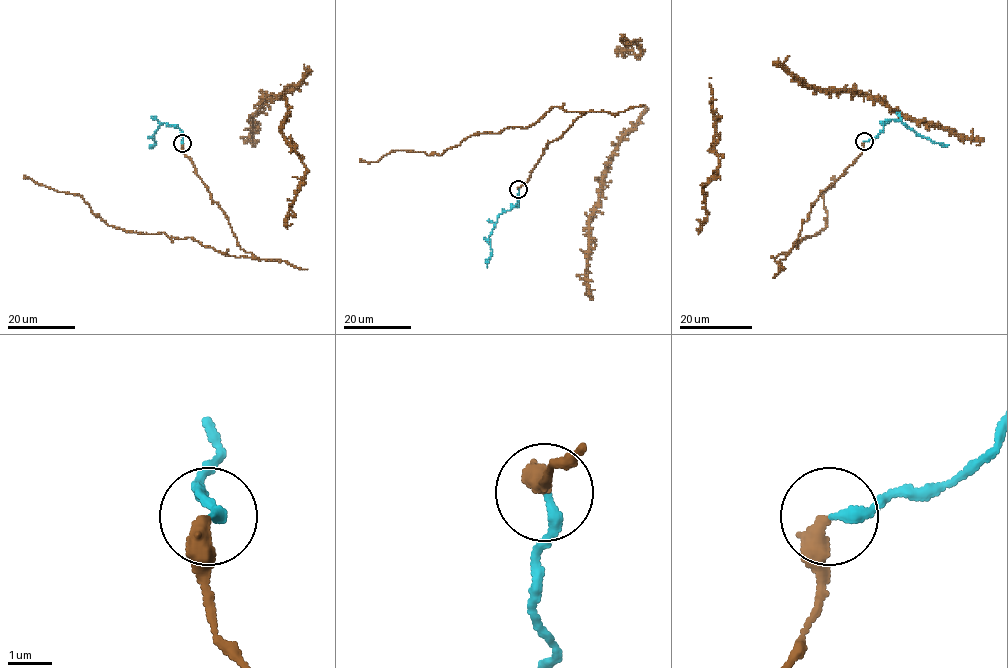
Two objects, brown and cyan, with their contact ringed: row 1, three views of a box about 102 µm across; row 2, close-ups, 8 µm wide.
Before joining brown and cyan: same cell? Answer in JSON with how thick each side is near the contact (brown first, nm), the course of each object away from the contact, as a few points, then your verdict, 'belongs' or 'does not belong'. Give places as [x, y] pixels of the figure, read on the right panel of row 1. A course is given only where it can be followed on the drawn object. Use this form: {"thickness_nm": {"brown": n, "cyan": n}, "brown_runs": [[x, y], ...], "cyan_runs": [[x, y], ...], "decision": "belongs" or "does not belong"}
{"thickness_nm": {"brown": 400, "cyan": 240}, "brown_runs": [[864, 142], [862, 152], [814, 201], [779, 264], [779, 253], [827, 226], [822, 193], [835, 184], [831, 177]], "cyan_runs": [[864, 142], [875, 139], [883, 125], [895, 120], [932, 142], [948, 145]], "decision": "does not belong"}

